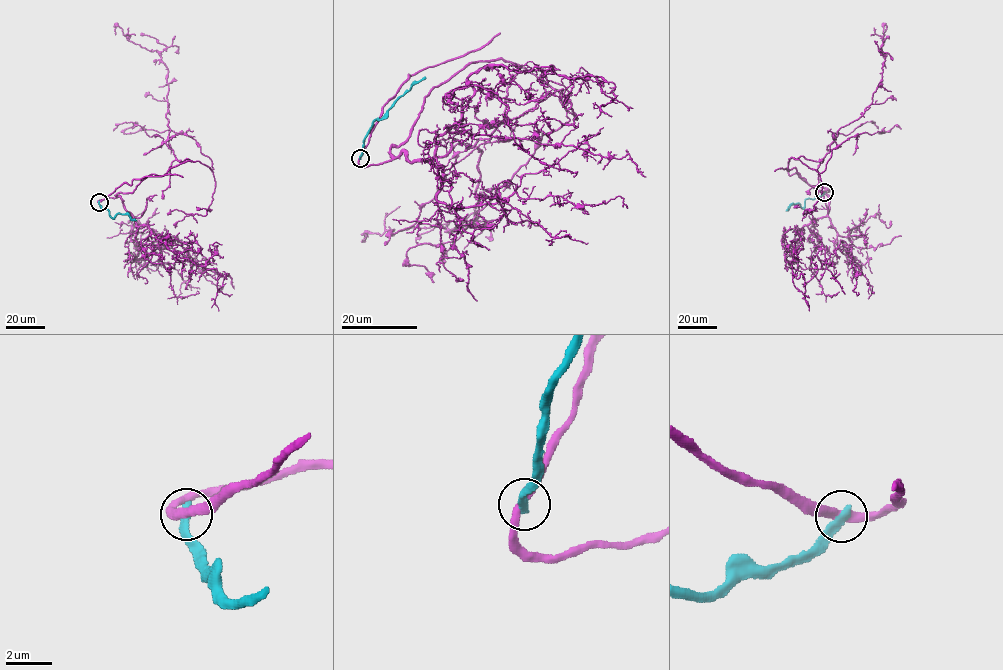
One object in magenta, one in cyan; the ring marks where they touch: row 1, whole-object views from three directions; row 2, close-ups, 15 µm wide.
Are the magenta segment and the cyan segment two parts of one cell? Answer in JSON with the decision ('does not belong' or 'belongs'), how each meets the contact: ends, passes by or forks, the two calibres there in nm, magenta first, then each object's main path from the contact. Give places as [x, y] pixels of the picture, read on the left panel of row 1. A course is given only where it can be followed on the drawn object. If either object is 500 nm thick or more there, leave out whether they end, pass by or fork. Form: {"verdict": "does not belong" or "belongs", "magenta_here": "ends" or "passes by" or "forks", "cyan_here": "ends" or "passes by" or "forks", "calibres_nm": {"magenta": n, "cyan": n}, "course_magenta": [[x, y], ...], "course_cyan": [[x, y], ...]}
{"verdict": "does not belong", "magenta_here": "passes by", "cyan_here": "ends", "calibres_nm": {"magenta": 360, "cyan": 400}, "course_magenta": [[98, 201], [191, 161], [180, 162], [165, 142], [168, 68], [160, 54], [130, 41], [116, 25], [115, 35]], "course_cyan": [[98, 201], [112, 218], [118, 214], [127, 214], [136, 220]]}

